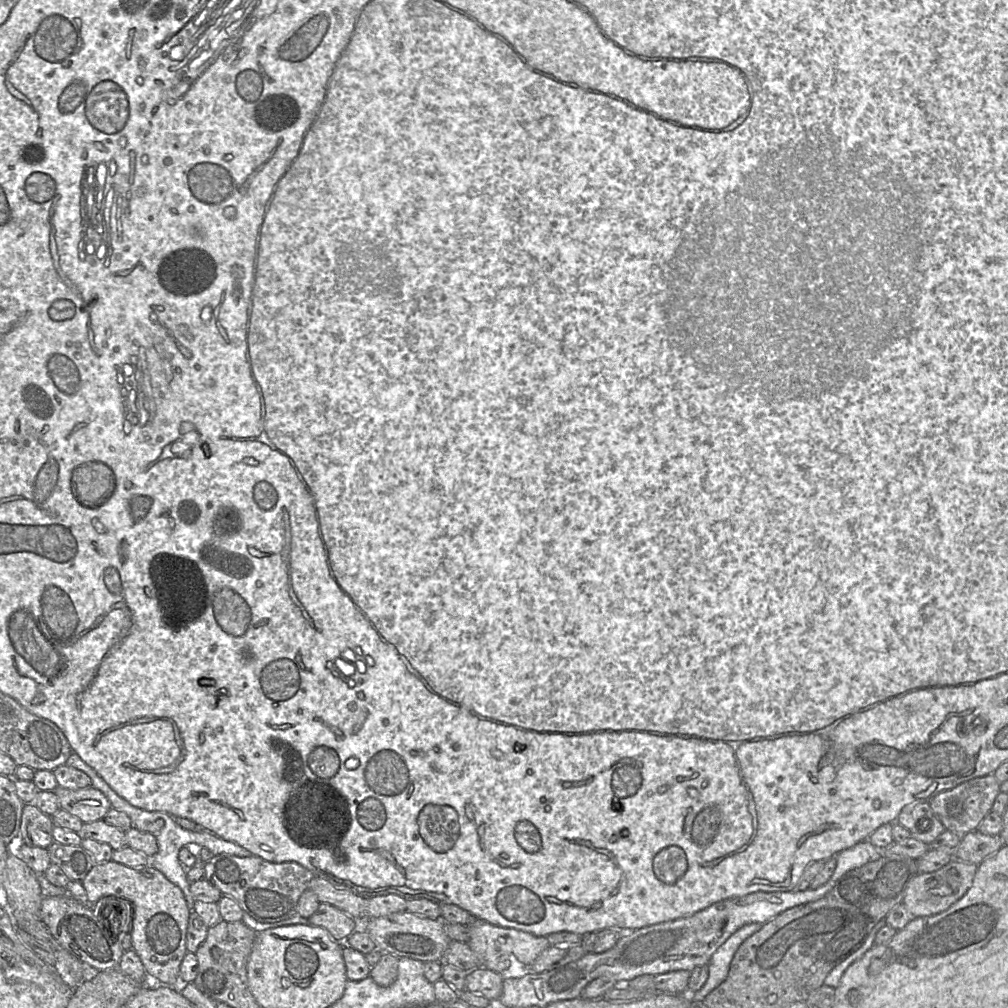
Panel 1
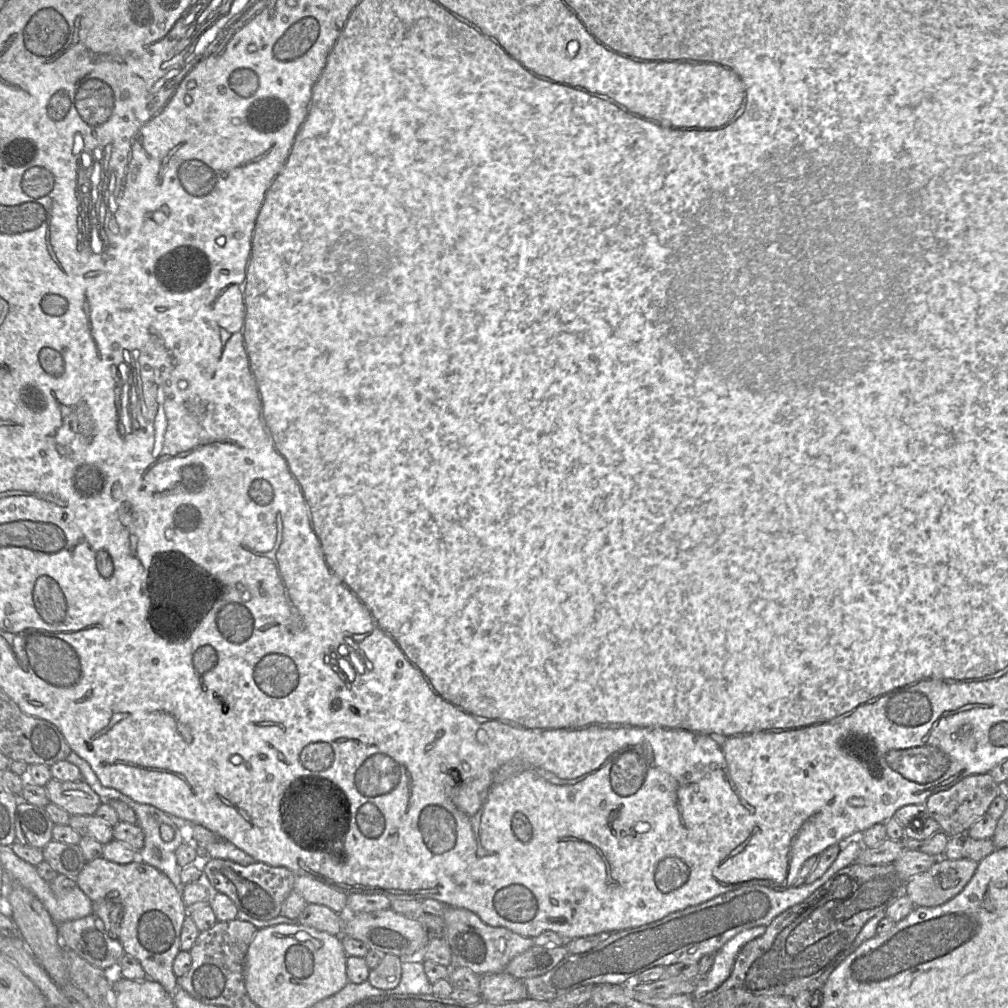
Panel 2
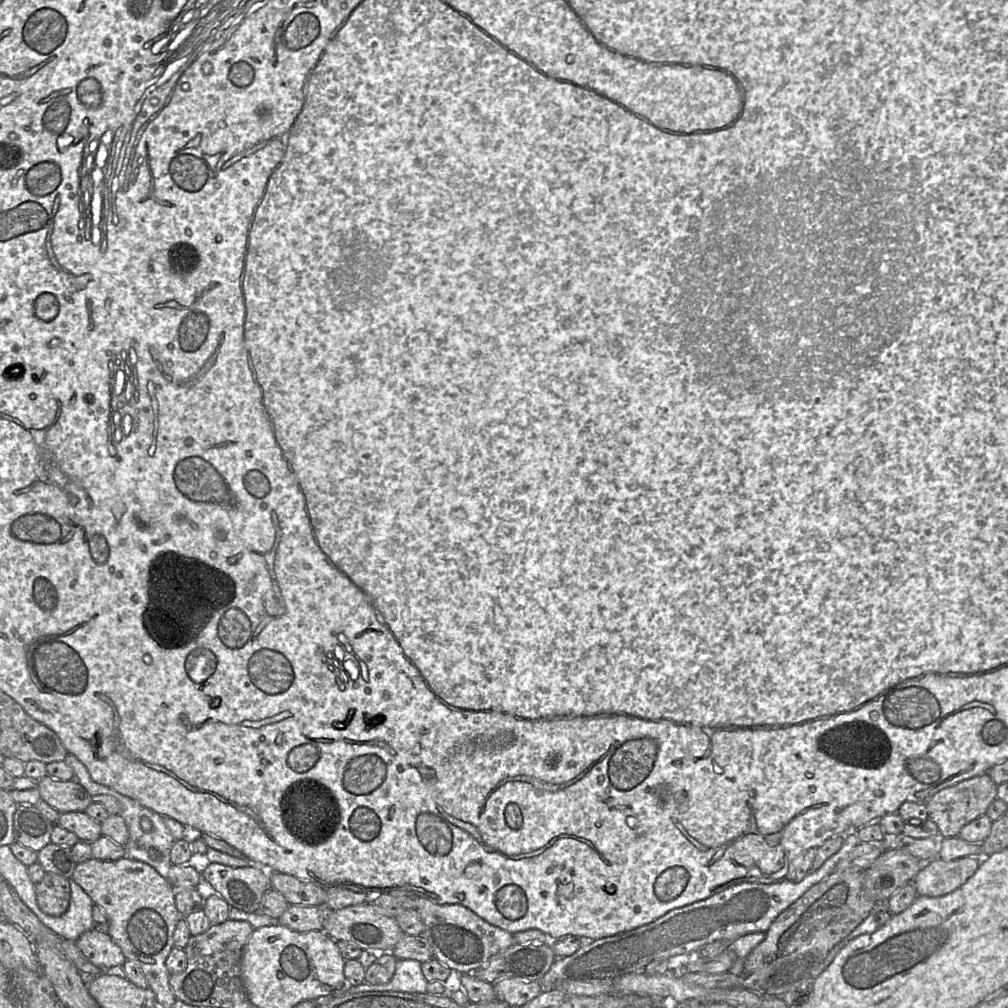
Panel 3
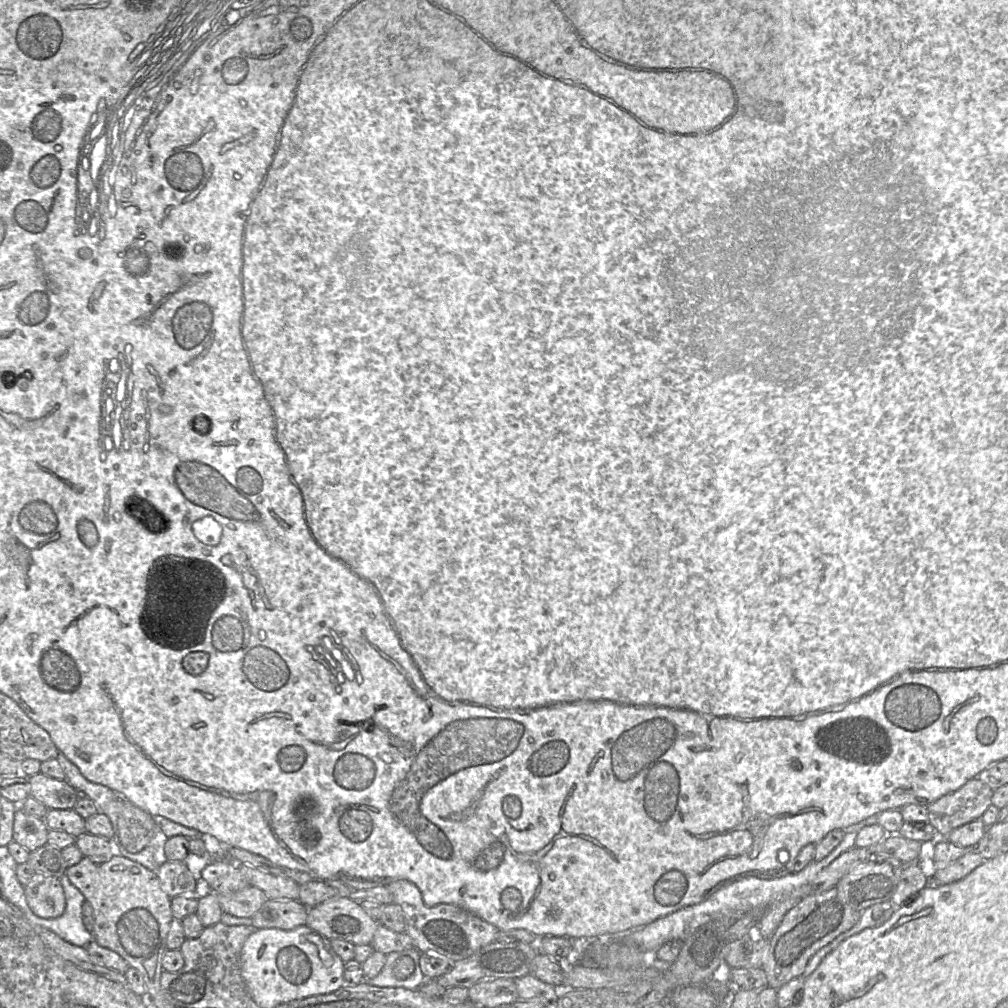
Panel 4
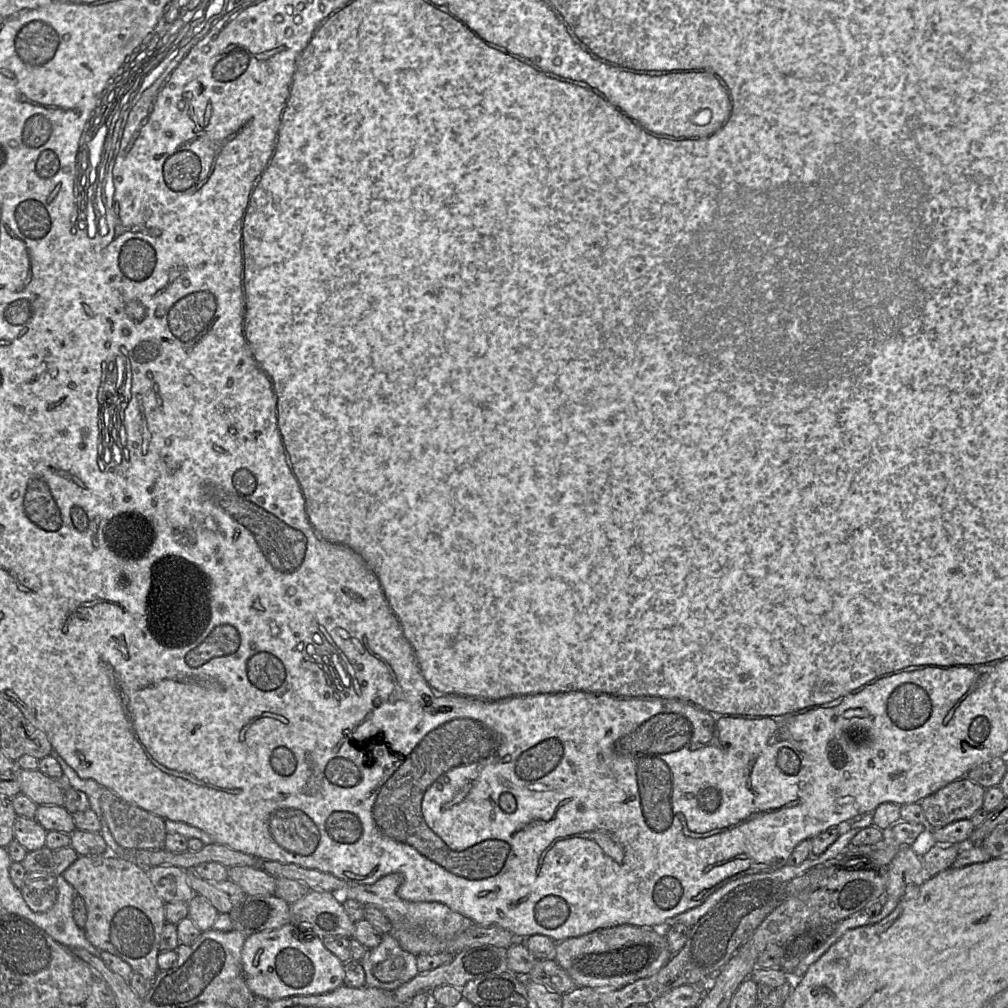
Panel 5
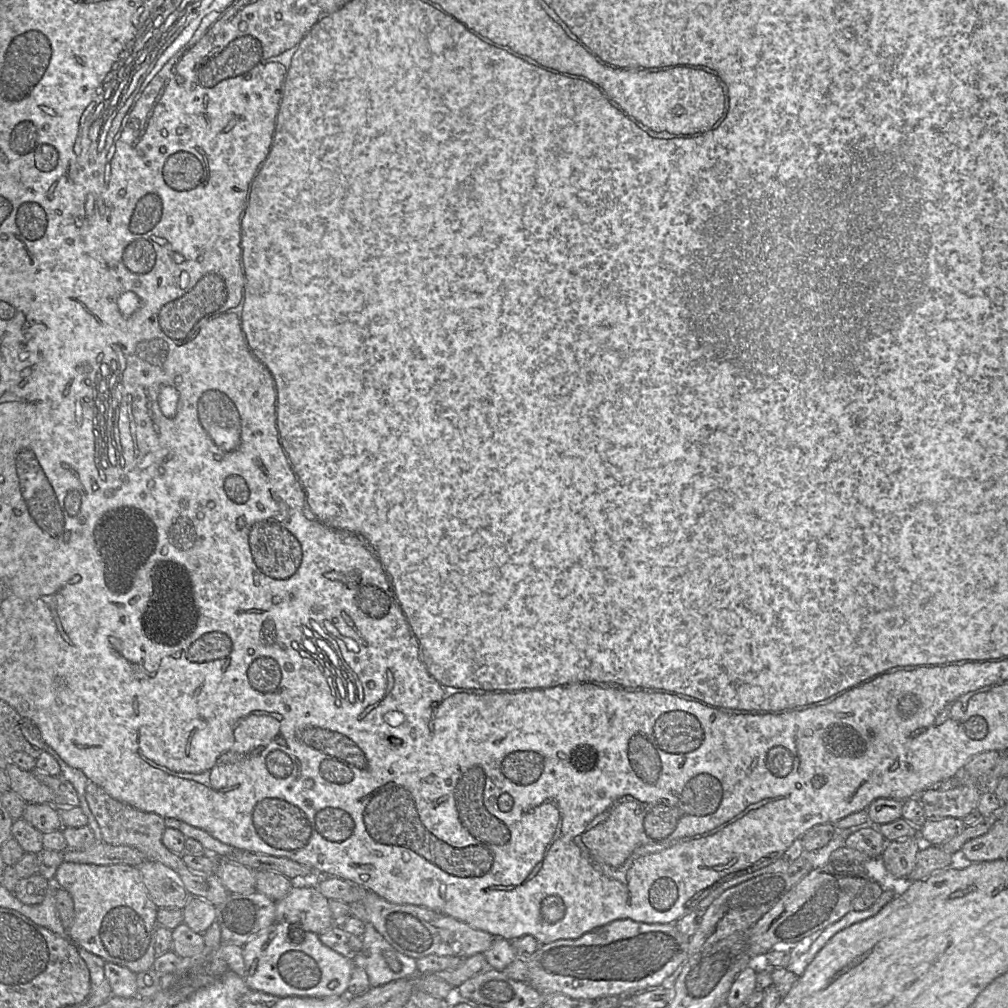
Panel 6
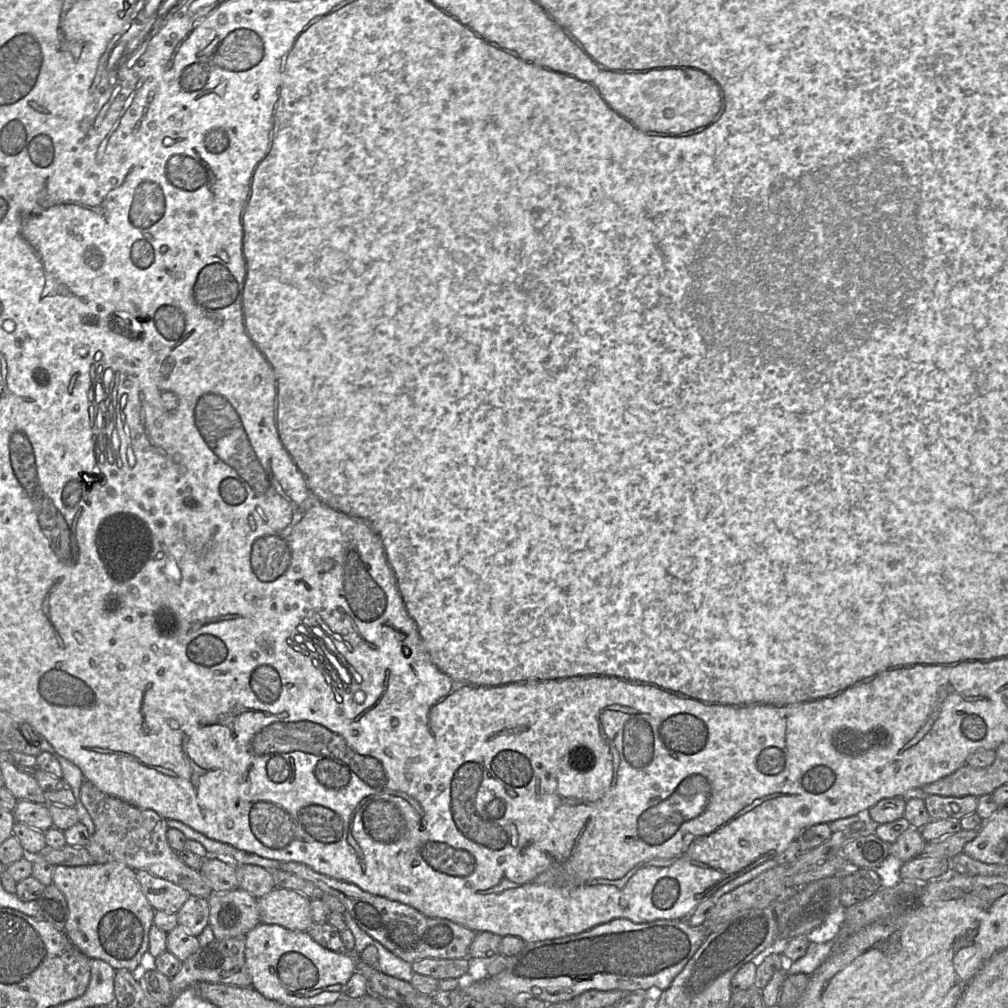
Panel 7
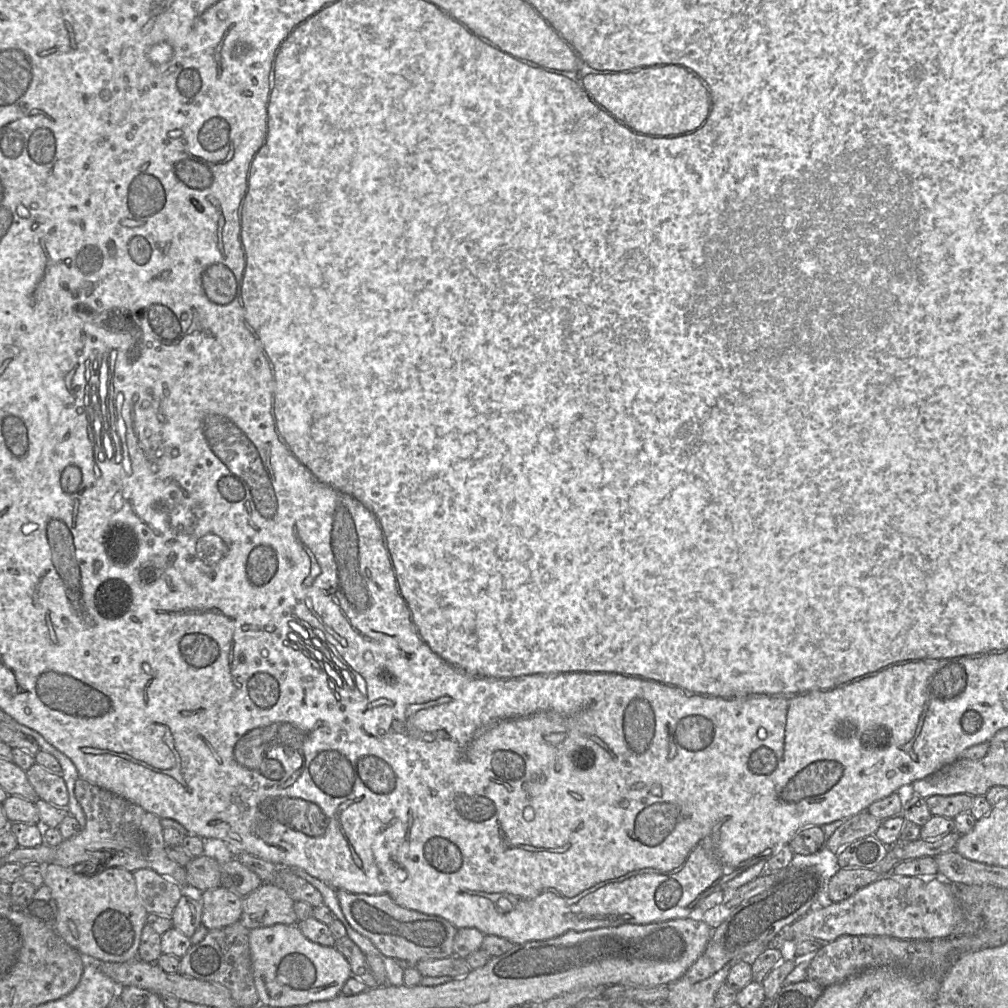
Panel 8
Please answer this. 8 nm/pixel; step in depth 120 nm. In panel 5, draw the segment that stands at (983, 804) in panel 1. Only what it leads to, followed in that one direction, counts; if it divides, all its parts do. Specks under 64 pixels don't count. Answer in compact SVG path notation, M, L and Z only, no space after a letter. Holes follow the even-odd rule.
M962 777L923 798L919 803L926 817L926 827L940 828L957 820L970 819L982 808L985 792L986 789L981 785Z

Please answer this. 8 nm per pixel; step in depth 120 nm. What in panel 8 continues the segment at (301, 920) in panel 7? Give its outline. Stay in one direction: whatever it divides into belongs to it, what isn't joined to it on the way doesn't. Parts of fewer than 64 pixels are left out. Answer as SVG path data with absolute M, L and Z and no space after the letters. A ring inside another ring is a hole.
M266 883L242 898L242 913L239 921L248 930L275 924L298 923L294 900L281 888Z

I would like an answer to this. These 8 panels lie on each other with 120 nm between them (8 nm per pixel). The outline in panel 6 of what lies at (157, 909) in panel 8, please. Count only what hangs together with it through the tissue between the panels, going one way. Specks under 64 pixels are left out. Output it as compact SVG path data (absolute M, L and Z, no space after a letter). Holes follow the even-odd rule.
M146 861L137 868L140 870L149 897L159 908L183 910L191 895L173 870L154 861Z

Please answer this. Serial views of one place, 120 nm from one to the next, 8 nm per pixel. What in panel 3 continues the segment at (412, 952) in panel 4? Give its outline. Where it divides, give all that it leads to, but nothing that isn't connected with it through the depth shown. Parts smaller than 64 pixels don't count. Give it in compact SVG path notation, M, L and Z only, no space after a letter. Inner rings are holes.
M397 959L394 975L386 984L368 984L365 981L356 986L347 985L341 991L399 991L426 993L428 981L422 974L421 963L413 959Z

